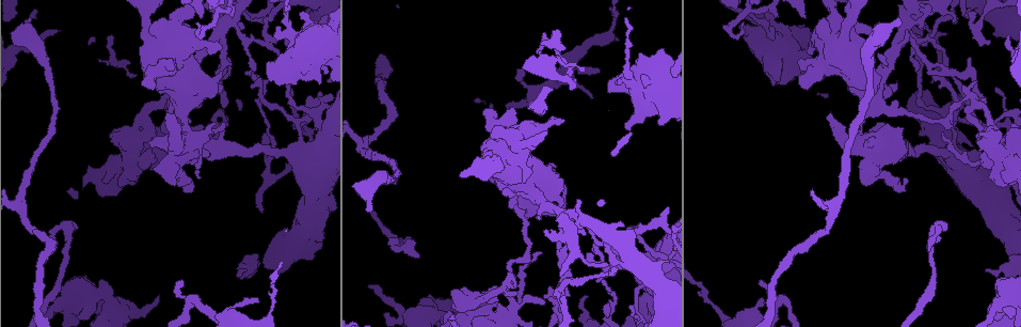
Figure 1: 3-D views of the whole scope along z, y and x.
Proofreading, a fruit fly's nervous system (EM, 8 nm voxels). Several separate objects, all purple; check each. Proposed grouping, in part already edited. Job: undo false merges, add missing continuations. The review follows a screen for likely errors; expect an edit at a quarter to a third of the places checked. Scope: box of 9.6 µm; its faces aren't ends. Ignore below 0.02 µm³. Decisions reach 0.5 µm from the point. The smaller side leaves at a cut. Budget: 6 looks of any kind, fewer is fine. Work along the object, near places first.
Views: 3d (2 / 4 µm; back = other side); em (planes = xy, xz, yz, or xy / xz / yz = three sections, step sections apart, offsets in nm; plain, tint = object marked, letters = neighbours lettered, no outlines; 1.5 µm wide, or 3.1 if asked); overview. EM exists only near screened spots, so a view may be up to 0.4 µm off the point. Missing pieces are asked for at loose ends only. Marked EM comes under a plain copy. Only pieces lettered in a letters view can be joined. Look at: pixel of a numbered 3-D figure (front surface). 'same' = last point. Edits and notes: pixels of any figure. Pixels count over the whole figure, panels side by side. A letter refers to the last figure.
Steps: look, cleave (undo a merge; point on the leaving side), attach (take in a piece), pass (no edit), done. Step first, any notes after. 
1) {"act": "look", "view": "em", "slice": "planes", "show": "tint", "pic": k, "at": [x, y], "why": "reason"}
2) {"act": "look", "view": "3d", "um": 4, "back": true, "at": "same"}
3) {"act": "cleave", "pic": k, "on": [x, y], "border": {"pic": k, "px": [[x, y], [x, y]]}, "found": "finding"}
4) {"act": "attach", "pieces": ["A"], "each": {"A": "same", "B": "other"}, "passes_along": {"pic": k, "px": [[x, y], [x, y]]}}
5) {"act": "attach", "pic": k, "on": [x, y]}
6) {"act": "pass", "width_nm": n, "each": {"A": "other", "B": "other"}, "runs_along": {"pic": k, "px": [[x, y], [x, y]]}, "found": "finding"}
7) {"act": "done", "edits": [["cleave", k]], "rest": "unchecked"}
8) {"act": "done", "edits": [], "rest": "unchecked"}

{"act": "look", "view": "3d", "um": 2, "pic": 1, "at": [942, 133], "why": "free end"}

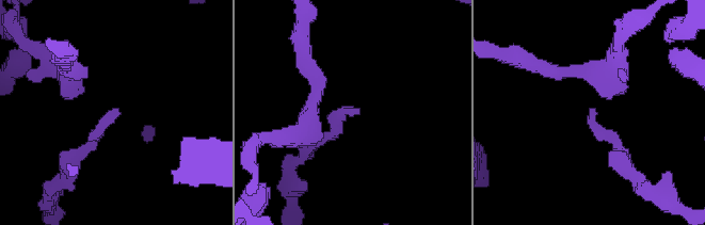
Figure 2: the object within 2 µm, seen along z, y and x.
{"act": "look", "view": "em", "slice": "xy", "step": 4, "show": "tint", "pic": 2, "at": [592, 113]}

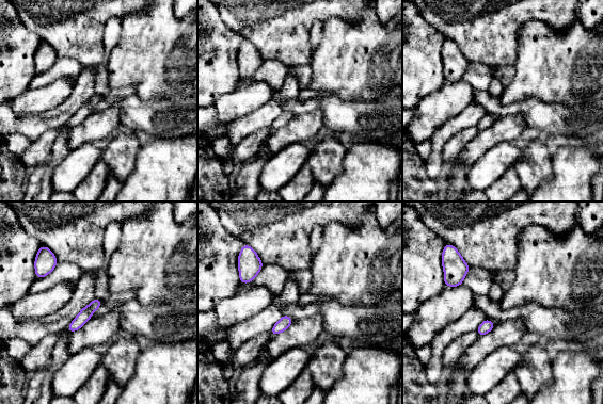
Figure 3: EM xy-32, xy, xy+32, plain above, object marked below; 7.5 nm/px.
{"act": "look", "view": "em", "slice": "planes", "show": "letters", "at": "same", "why": "another direction"}

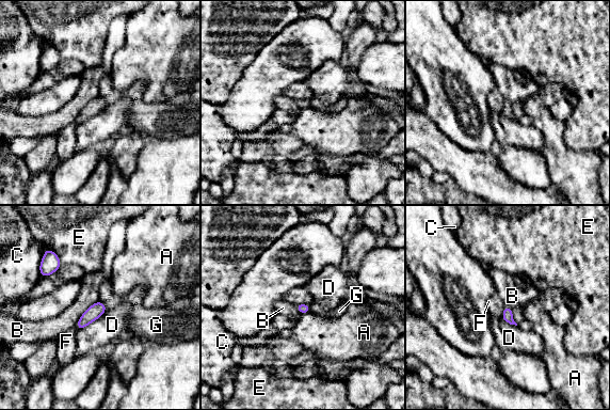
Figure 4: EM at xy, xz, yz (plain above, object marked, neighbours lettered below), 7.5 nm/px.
{"act": "pass", "each": {"A": "other", "B": "other", "C": "other", "D": "other", "E": "other", "F": "other", "G": "other"}, "border": {"pic": 4, "px": [[308, 303], [298, 303], [295, 305]]}, "found": "no lettered piece goes on from it"}

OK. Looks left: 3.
{"act": "look", "view": "em", "slice": "xz", "step": 4, "show": "letters", "pic": 1, "at": [290, 99], "why": "sharp bend"}

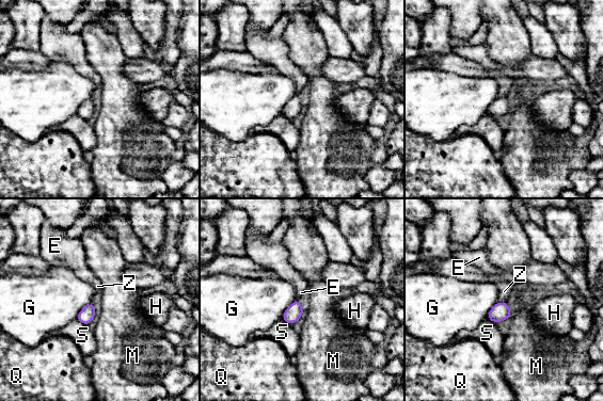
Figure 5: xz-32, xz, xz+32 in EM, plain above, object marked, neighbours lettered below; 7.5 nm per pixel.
{"act": "pass", "each": {"E": "other", "G": "other", "H": "other", "M": "other", "Q": "other", "S": "other", "Z": "other"}, "border": {"pic": 5, "px": [[504, 301], [497, 303]]}, "found": "all the same neuron"}

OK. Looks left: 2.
{"act": "done", "edits": [], "rest": "unchecked"}

